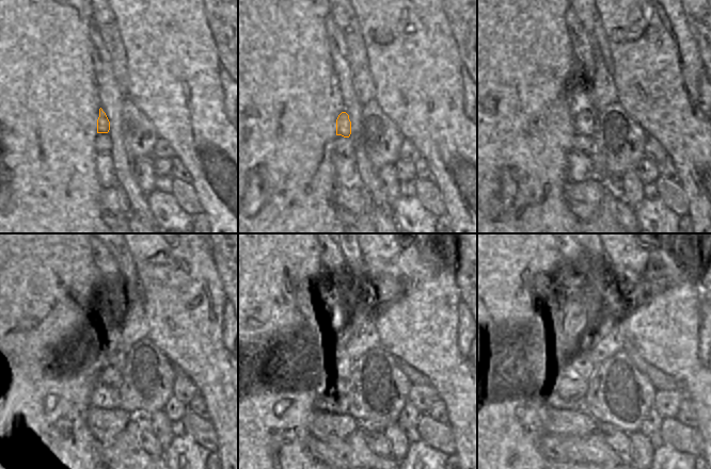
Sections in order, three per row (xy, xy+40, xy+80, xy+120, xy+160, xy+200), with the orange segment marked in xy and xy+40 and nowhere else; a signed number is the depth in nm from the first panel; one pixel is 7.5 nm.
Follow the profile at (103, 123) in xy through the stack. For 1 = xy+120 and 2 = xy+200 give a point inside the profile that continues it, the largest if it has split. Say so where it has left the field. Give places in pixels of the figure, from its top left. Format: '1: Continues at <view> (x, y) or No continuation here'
1: Continues at xy+120 (115, 359)
2: Continues at xy+200 (580, 364)

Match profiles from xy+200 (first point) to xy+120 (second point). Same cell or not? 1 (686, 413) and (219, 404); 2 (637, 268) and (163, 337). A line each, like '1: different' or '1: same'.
1: different
2: same

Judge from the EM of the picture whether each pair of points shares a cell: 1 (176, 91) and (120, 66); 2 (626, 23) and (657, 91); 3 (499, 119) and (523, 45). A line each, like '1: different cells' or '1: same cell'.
1: different cells
2: same cell
3: same cell

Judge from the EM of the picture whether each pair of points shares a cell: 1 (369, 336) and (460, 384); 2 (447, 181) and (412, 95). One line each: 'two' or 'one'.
1: two
2: one

